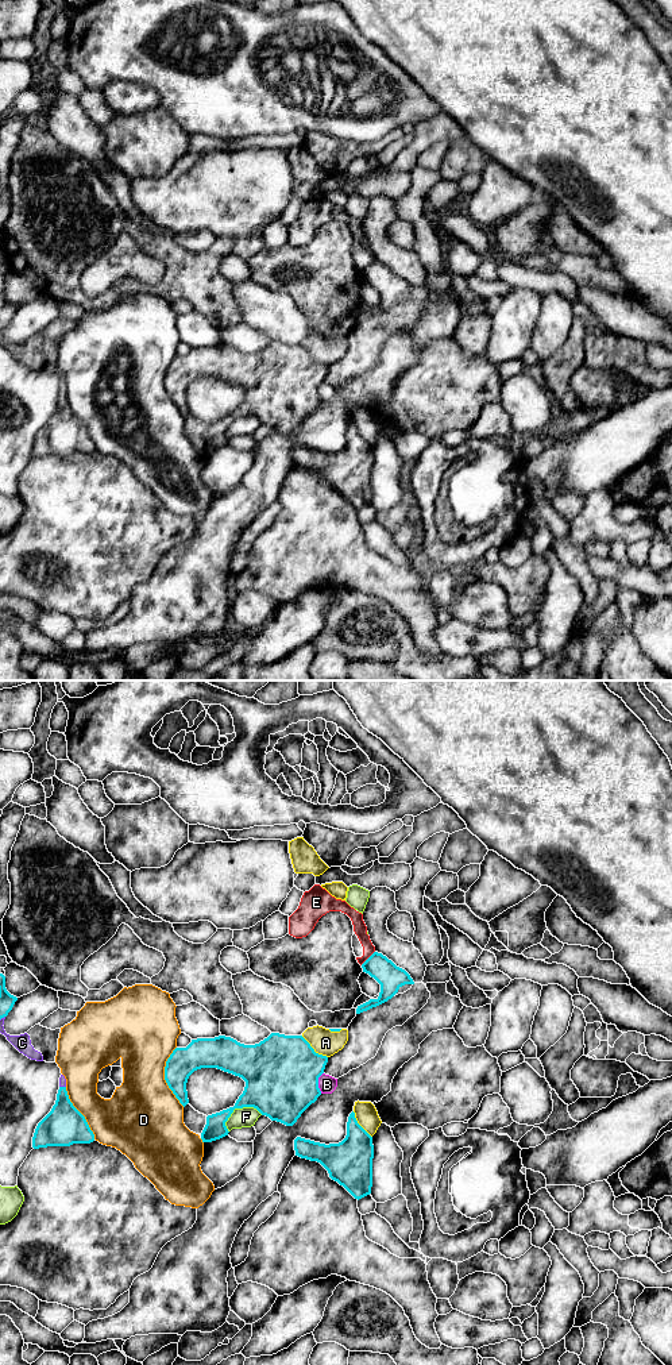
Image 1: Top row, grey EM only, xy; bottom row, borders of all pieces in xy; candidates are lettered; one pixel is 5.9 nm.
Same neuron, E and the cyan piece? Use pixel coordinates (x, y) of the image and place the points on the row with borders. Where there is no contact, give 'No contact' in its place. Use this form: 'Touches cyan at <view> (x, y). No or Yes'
Touches cyan at xy (369, 957). No

